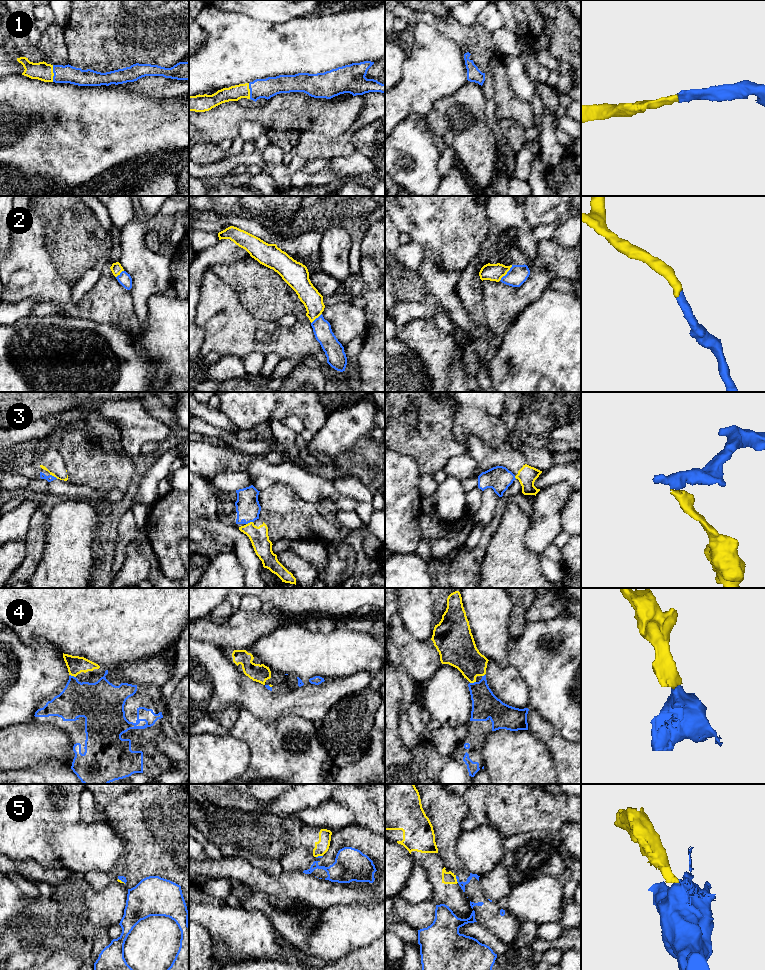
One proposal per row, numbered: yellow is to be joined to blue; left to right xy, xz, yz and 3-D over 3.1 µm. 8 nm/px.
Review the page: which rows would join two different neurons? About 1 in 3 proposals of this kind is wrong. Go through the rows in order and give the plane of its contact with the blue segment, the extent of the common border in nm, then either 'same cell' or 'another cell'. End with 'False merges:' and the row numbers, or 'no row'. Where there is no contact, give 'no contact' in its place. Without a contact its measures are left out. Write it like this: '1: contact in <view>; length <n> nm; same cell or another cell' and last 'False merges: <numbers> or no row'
1: contact in xy; length 140 nm; same cell
2: contact in yz; length 170 nm; same cell
3: contact in xy; length 70 nm; same cell
4: contact in xy; length 50 nm; same cell
5: contact in yz; length 60 nm; another cell
False merges: 5

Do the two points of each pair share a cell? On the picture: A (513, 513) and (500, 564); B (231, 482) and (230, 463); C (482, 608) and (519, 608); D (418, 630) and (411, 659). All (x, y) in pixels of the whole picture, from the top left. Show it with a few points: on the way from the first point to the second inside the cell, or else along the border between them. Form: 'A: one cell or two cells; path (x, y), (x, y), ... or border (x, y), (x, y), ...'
A: one cell; path (513, 526), (508, 538), (506, 551)
B: two cells; border (243, 470), (220, 473), (212, 477)
C: two cells; border (510, 599), (512, 605), (511, 615)
D: two cells; border (401, 621), (412, 637), (419, 640), (430, 639)

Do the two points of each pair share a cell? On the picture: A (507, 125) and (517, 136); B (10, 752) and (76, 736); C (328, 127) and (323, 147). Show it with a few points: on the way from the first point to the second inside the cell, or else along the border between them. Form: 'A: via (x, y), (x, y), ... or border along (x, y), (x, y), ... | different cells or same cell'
A: via (510, 128), (514, 133) | same cell
B: border along (50, 723), (69, 739), (73, 756), (68, 762) | different cells
C: border along (347, 129), (338, 136), (325, 137) | different cells

